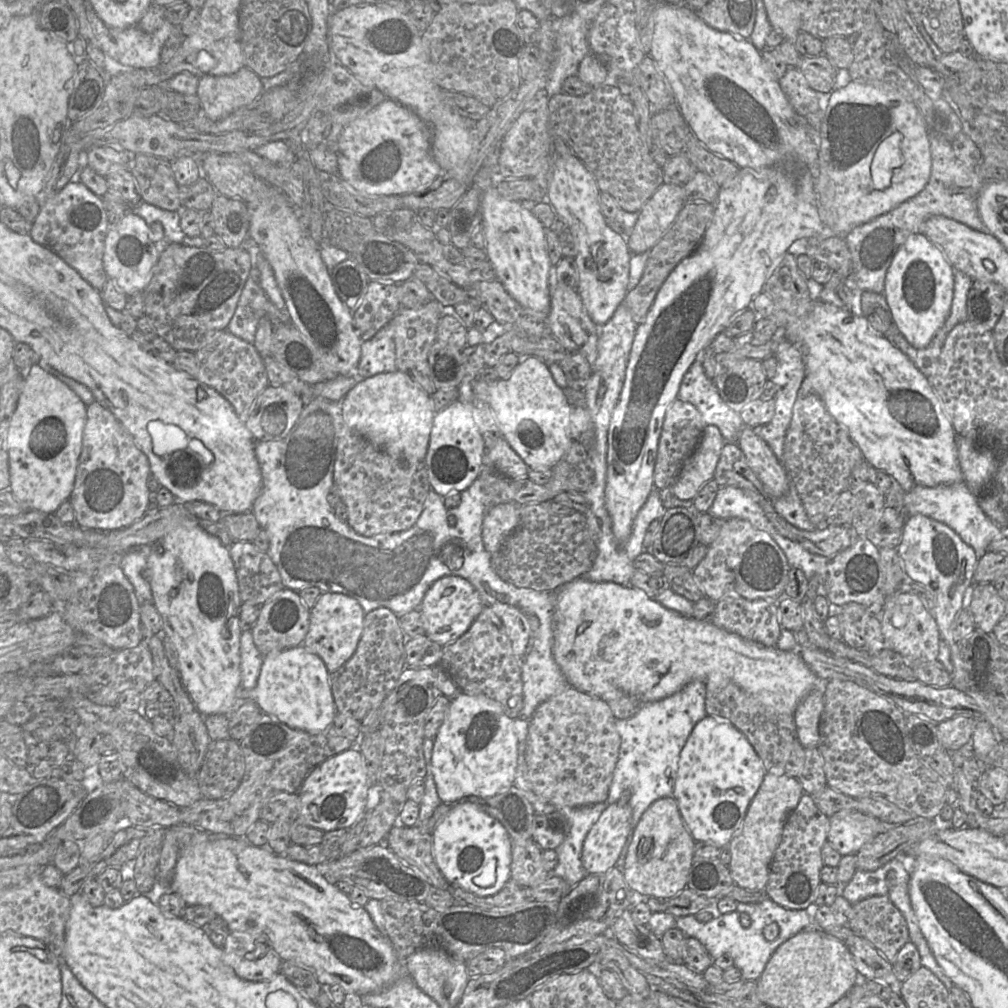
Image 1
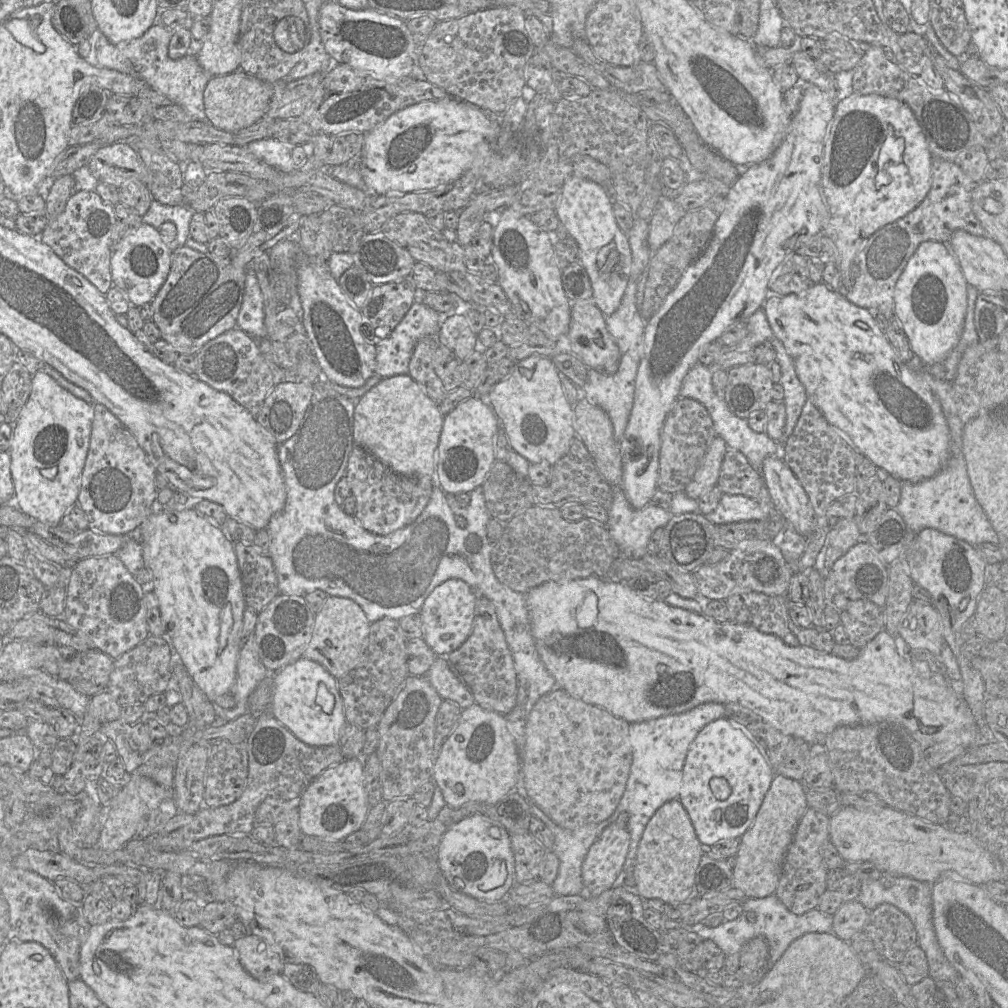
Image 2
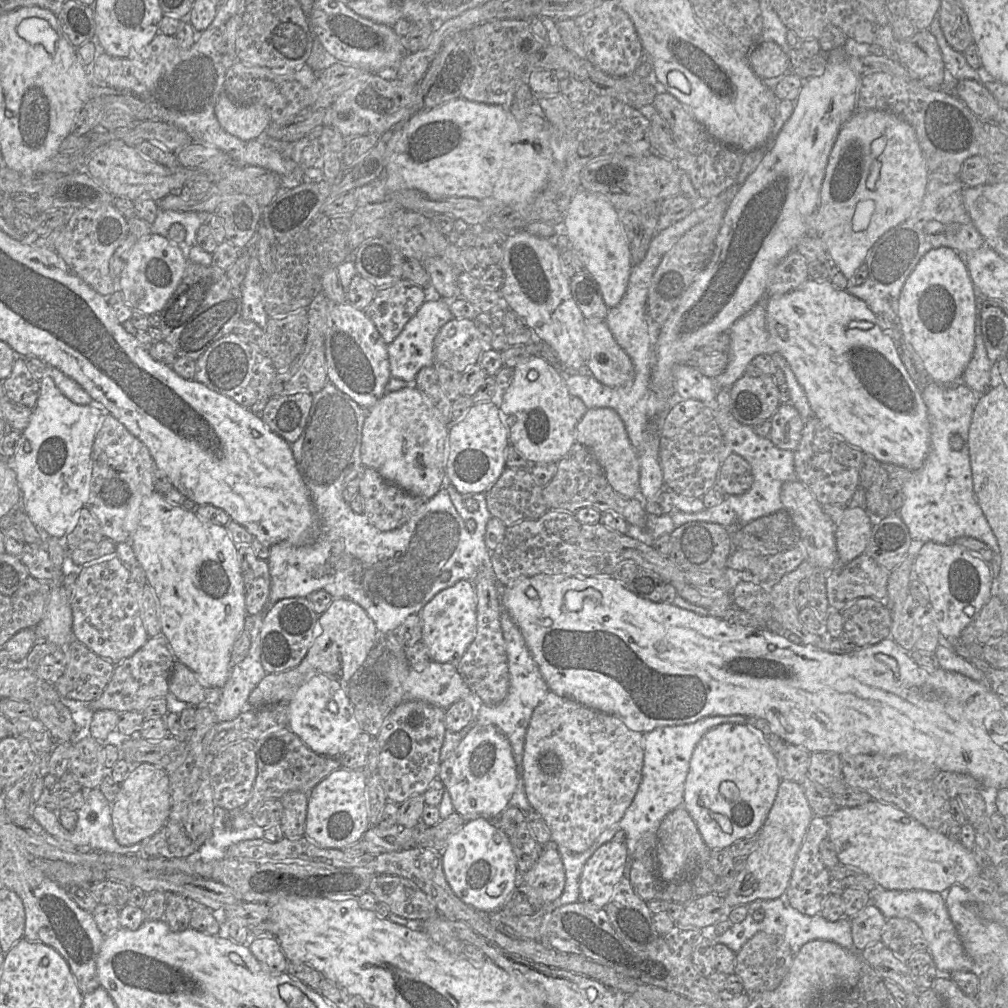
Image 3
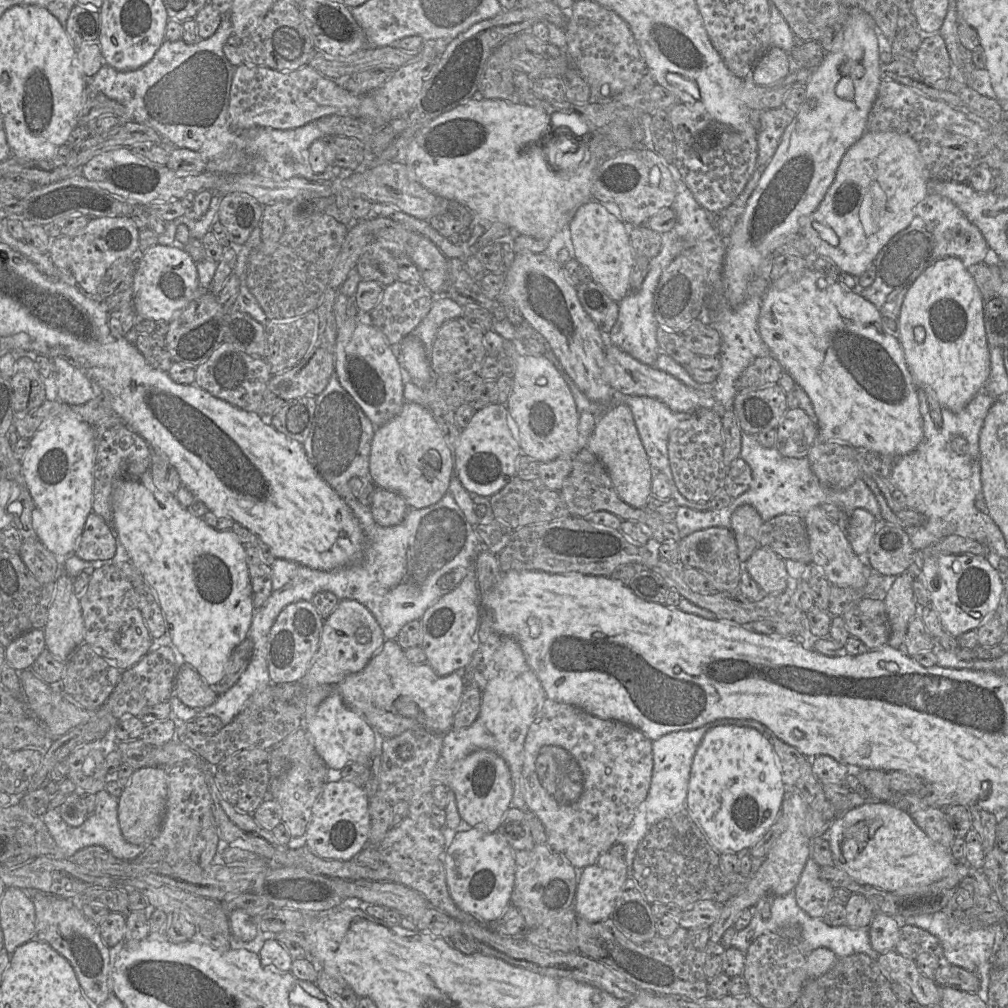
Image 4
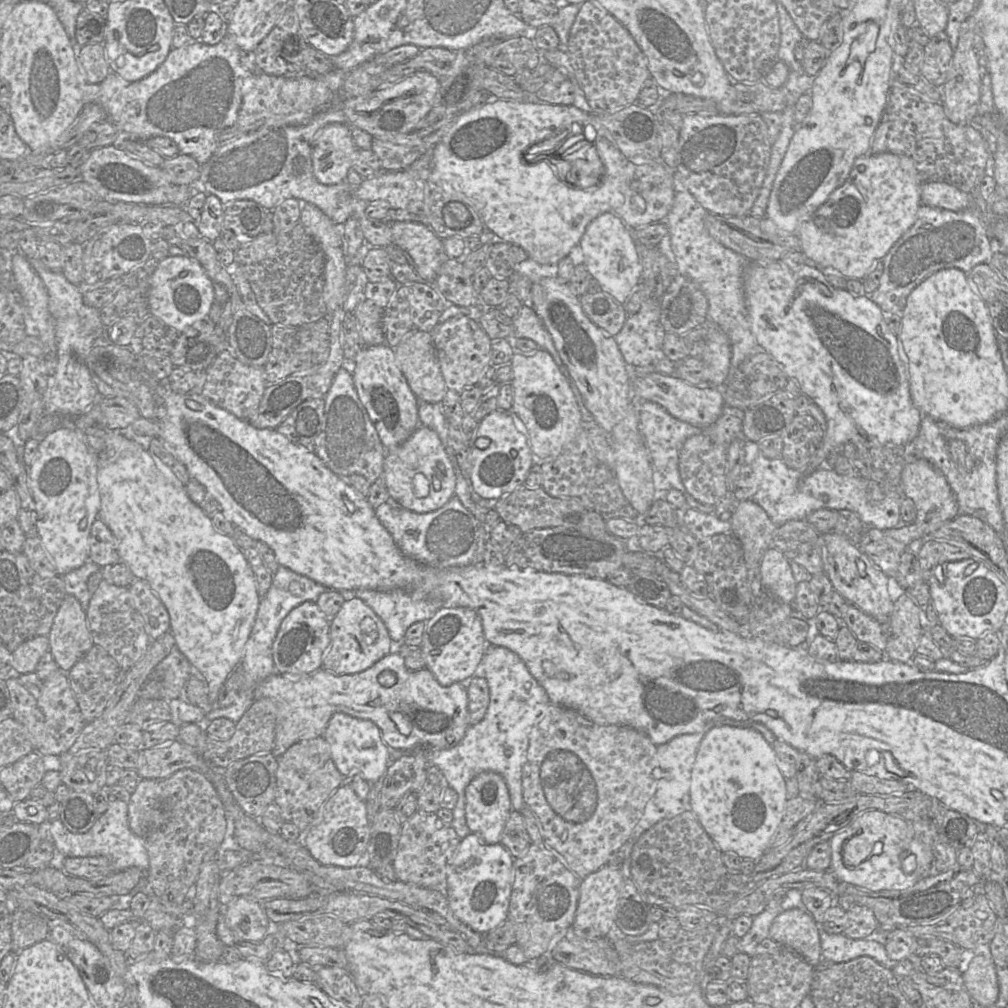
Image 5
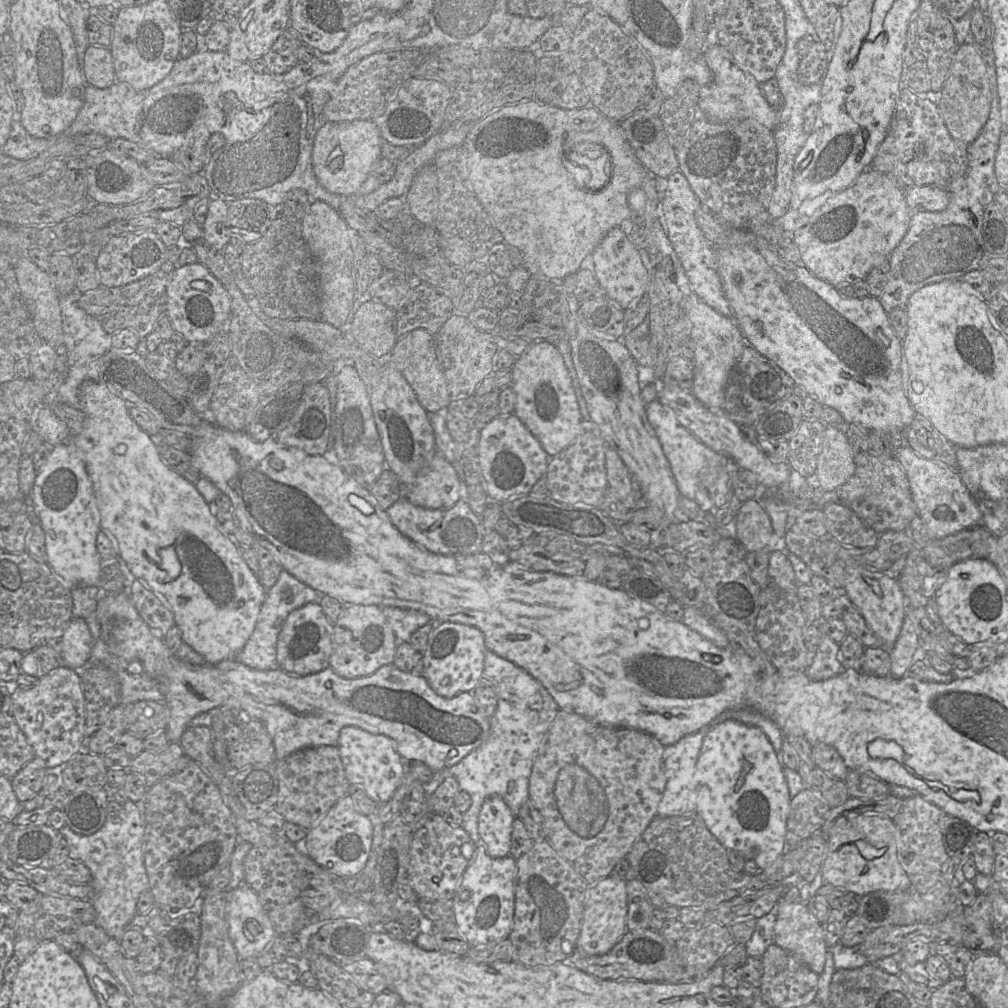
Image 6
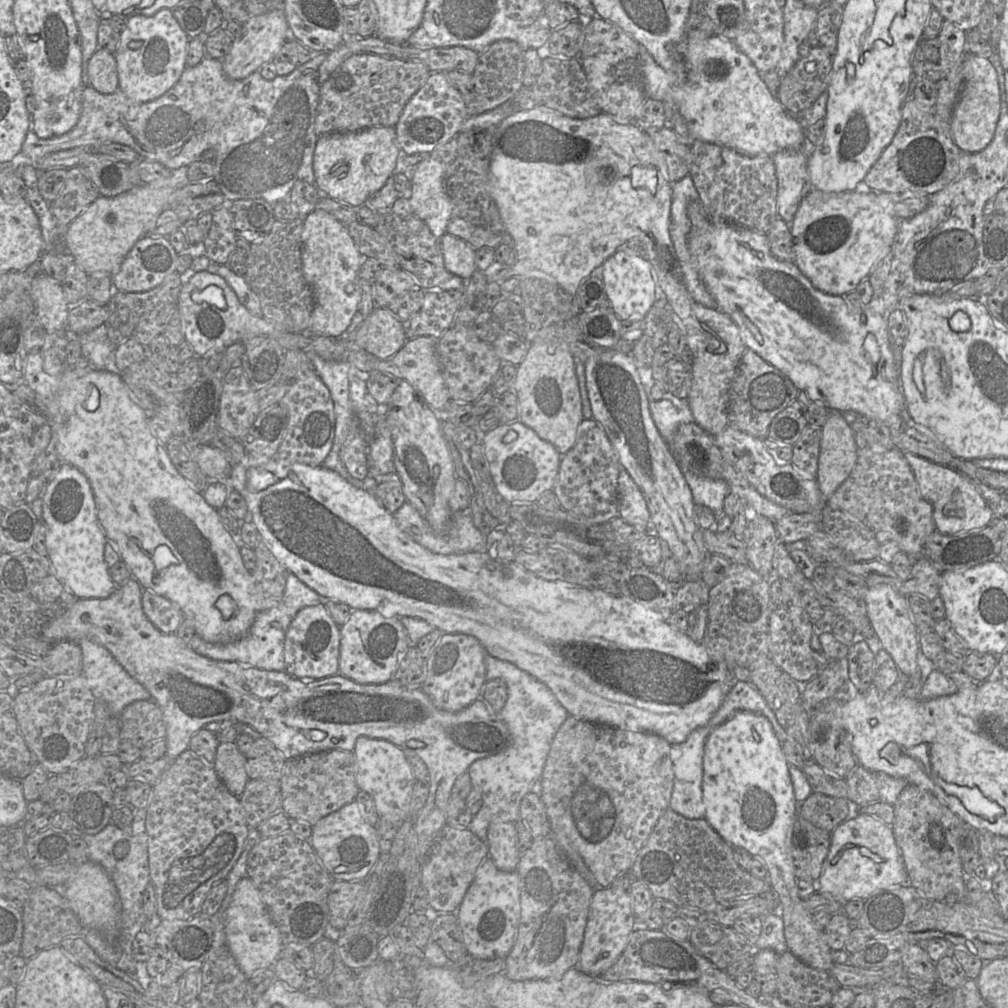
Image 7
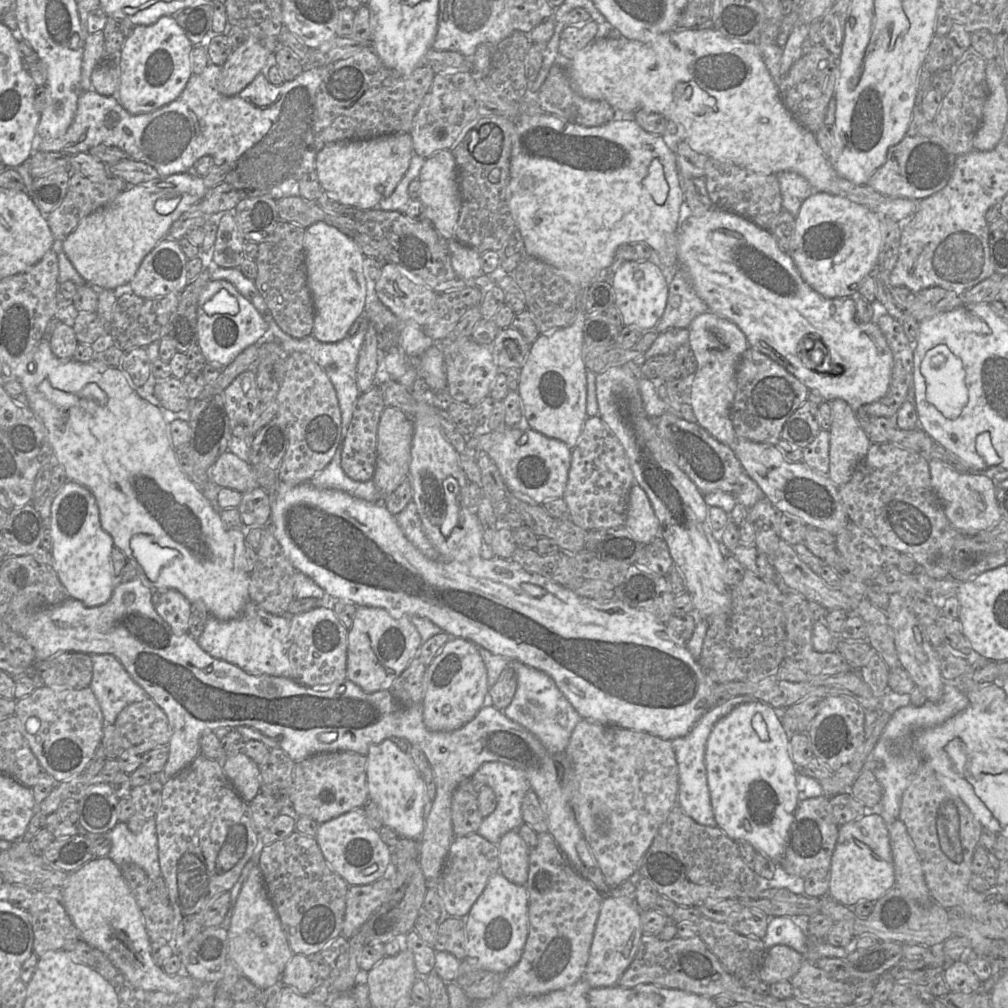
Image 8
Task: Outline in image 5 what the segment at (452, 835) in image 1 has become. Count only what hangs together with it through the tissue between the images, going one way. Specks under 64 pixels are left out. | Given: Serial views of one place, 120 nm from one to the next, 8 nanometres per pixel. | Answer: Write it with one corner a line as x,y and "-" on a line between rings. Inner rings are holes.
471,832
461,839
446,878
448,904
461,922
476,932
487,934
508,917
514,882
514,858
500,842
487,844

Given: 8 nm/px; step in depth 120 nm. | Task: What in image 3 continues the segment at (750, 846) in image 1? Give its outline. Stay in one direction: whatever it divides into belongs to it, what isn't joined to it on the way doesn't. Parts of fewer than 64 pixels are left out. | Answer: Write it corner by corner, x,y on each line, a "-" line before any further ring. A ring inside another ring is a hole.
781,780
775,801
759,831
756,849
747,856
745,867
738,872
731,889
725,896
722,920
739,905
756,900
777,899
785,893
793,872
797,853
801,847
809,823
814,816
802,786
796,782

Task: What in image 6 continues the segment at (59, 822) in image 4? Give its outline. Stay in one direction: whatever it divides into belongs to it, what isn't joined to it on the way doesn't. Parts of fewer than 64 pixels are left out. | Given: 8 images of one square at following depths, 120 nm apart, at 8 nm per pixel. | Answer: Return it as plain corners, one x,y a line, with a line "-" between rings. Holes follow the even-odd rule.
127,801
115,819
106,819
94,834
77,834
67,825
60,833
69,845
69,857
83,862
91,872
94,895
91,898
96,911
94,923
107,935
120,941
130,921
137,914
140,895
149,890
144,860
144,813
136,803

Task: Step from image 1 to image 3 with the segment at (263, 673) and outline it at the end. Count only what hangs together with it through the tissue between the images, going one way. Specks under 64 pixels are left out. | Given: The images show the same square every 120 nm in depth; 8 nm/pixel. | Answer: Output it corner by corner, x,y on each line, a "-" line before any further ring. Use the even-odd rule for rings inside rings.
324,674
315,675
304,683
288,702
288,707
288,727
317,754
339,758
363,732
346,688

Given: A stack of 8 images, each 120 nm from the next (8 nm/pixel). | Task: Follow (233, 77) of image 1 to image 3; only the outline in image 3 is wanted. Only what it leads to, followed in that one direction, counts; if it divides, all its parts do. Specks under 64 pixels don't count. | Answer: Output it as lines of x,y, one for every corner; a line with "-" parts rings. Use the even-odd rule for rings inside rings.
226,93
217,100
215,116
226,132
242,140
264,137
271,122
270,114
263,105
236,104

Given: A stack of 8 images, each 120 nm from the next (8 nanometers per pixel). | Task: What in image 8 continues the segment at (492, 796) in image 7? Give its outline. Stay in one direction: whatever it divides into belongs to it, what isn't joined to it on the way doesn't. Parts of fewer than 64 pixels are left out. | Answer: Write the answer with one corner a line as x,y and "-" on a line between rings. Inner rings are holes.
478,647
487,671
488,686
493,686
500,674
507,668
513,668
517,674
517,688
511,703
503,710
506,717
520,724
552,754
565,754
571,734
582,717
560,691
555,681
545,672
529,667
519,661
496,655
-
485,762
477,771
485,777
485,784
495,792
497,798
495,810
483,818
477,833
497,845
505,833
517,830
524,823
521,807
525,793
531,789
530,783
524,771
503,762

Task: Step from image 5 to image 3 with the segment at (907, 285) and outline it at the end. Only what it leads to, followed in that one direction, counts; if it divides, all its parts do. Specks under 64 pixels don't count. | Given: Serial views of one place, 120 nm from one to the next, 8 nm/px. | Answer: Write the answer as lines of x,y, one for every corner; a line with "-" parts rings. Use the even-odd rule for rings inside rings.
930,174
920,207
874,243
864,261
868,269
867,279
860,285
849,285
846,290
863,300
874,314
885,314
891,320
898,320
899,296
903,285
925,253
931,249
948,247
967,255
985,246
983,237
965,209
962,199
964,187
959,177

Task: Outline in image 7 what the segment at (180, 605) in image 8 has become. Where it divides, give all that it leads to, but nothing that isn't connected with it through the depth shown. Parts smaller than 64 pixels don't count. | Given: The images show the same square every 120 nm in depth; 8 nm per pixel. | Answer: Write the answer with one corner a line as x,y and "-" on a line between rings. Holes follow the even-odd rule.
143,589
141,603
144,614
159,631
175,634
183,619
183,613
174,602

